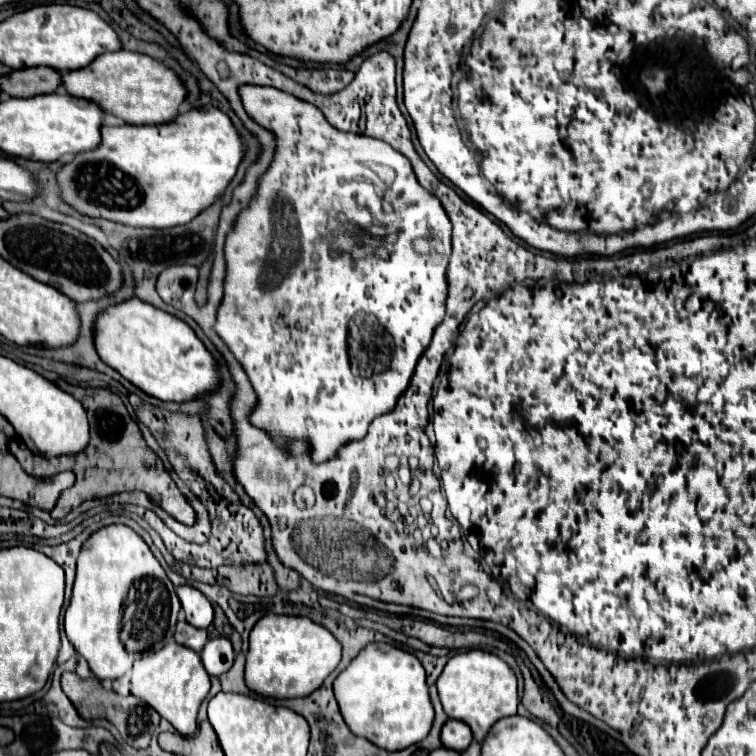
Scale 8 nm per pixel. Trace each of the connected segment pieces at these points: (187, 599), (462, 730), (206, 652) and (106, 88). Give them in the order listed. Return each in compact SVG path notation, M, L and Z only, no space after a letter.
M179 586L177 596L181 600L189 624L193 624L195 628L207 628L213 622L213 606L197 588Z
M447 720L441 730L441 744L449 750L463 752L471 744L471 728L459 720Z
M213 638L201 652L201 662L211 676L221 676L233 666L233 646L227 638Z
M127 50L105 52L85 68L61 72L61 88L71 96L97 102L107 114L113 114L129 124L169 122L177 116L187 94L179 76L171 68L145 54Z

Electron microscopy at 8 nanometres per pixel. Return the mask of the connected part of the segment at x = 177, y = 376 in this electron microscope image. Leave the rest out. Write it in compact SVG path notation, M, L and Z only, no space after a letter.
M129 298L97 314L93 342L99 358L107 366L159 400L183 402L217 388L215 360L195 332L183 320L139 298Z

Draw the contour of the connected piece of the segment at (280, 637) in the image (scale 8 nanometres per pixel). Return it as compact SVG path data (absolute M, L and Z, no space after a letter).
M263 616L251 630L245 664L245 684L267 698L301 698L317 690L341 660L335 636L305 616Z

